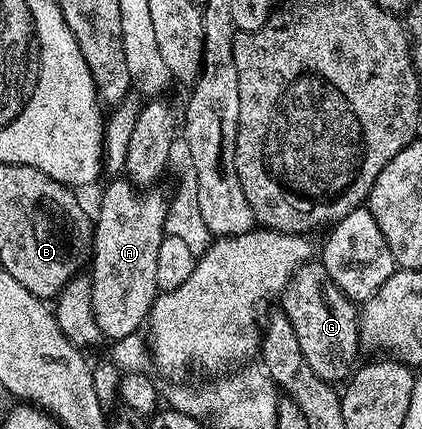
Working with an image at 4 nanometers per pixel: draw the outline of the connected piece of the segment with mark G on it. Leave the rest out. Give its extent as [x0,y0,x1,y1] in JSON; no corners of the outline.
[280,262,360,385]

